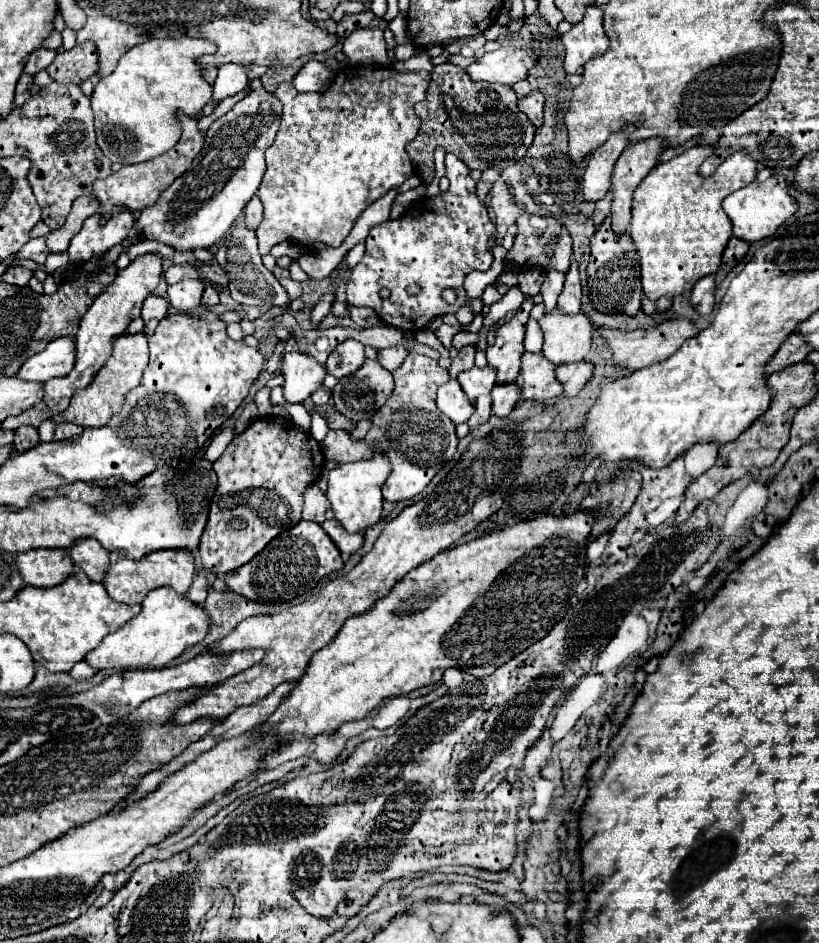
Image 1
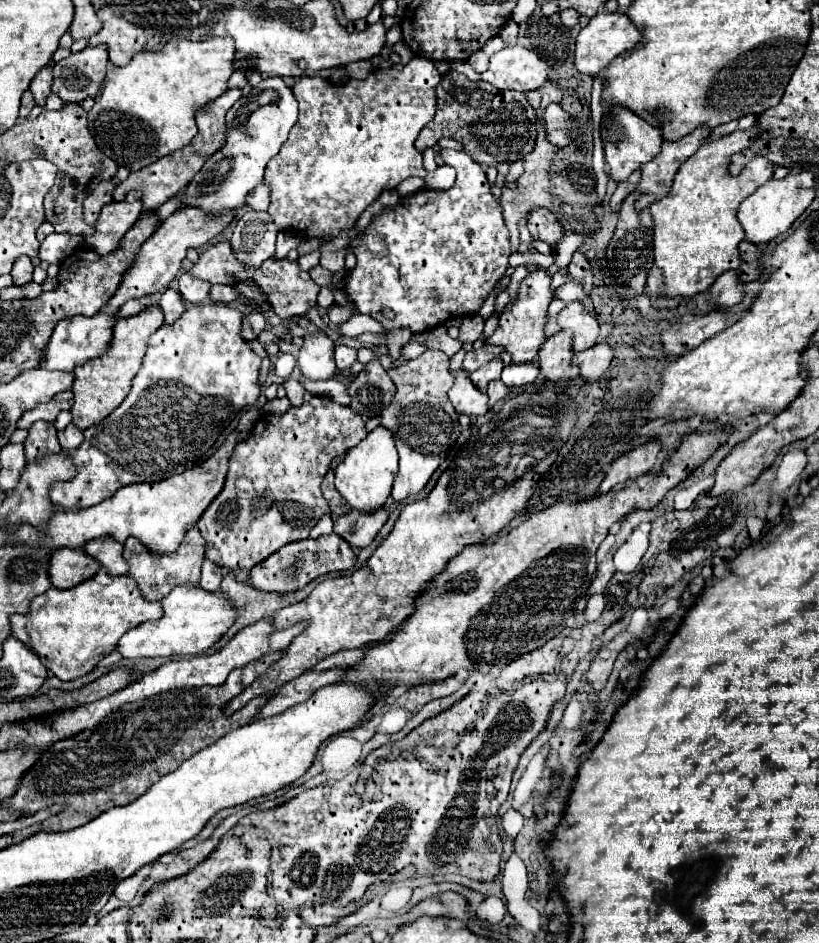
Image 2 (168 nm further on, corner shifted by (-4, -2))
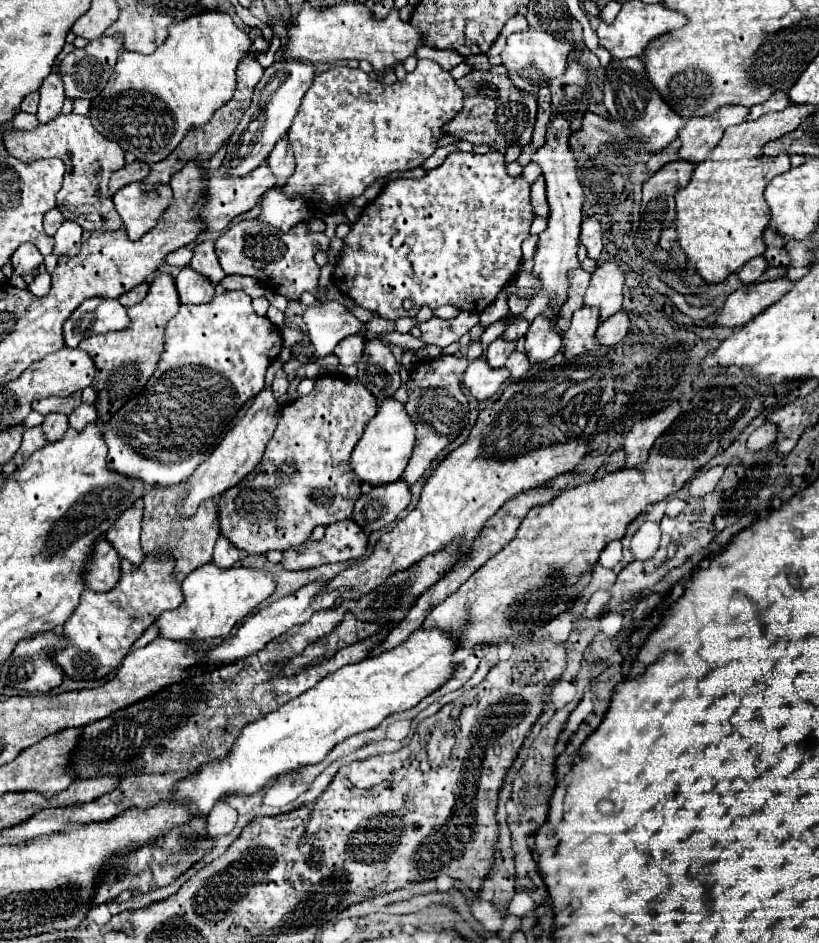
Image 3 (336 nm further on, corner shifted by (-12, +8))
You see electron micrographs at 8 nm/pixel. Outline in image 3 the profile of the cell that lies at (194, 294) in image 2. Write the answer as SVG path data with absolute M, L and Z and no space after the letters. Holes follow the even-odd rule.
M203 241L193 249L193 259L191 259L191 269L197 271L199 275L207 277L211 285L219 285L219 281L225 277L223 269L219 267L217 255L213 251L213 241Z

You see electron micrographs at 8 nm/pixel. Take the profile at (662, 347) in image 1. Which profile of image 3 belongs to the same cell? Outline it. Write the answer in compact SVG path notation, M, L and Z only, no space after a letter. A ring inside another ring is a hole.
M785 277L741 287L727 297L715 323L719 323L719 327L741 327L743 323L759 315L765 307L779 301L779 297L785 295L791 287L793 283Z

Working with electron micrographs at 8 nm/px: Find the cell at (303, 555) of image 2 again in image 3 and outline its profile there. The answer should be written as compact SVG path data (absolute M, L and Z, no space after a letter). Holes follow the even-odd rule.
M347 519L343 523L333 523L327 527L321 541L309 541L299 549L283 551L281 567L285 571L305 571L315 569L325 563L339 563L349 559L359 559L367 551L367 537L355 521Z

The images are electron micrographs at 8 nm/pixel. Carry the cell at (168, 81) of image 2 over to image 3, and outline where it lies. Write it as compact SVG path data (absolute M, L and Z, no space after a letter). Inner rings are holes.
M207 11L193 15L181 23L169 27L167 41L151 55L121 51L115 71L105 89L91 101L89 119L95 129L119 143L123 151L131 151L139 161L157 163L165 159L193 127L203 127L211 115L223 107L237 89L237 63L247 57L251 39L239 29L227 13Z

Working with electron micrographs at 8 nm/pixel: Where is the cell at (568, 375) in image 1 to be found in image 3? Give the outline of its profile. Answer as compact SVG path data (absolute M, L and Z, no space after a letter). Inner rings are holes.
M617 311L613 317L609 317L607 321L603 321L595 333L595 339L603 345L603 347L615 347L617 343L623 341L623 337L627 335L627 327L629 327L629 319L625 311Z

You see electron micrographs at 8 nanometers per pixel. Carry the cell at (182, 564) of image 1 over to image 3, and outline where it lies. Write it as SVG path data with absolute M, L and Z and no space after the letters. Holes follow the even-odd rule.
M155 487L143 495L145 511L143 511L143 527L141 527L141 547L145 555L153 557L173 557L175 559L175 571L173 577L181 583L191 571L197 567L211 563L213 545L219 539L219 523L217 523L217 499L203 501L203 505L197 509L197 513L191 519L179 519L179 513L175 509L175 501L181 497L179 491L183 487Z

